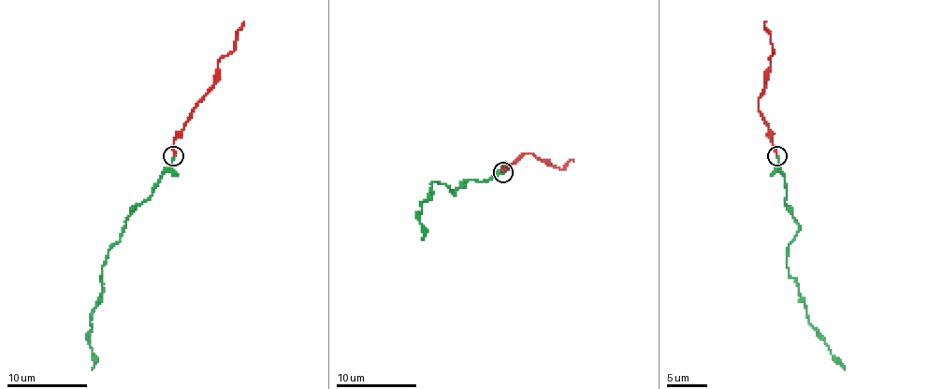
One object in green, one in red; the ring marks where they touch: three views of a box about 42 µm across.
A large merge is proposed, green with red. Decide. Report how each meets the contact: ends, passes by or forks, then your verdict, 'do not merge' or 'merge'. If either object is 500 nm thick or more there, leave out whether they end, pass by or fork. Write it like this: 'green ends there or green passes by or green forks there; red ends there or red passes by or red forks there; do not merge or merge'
green ends there; red ends there; merge

